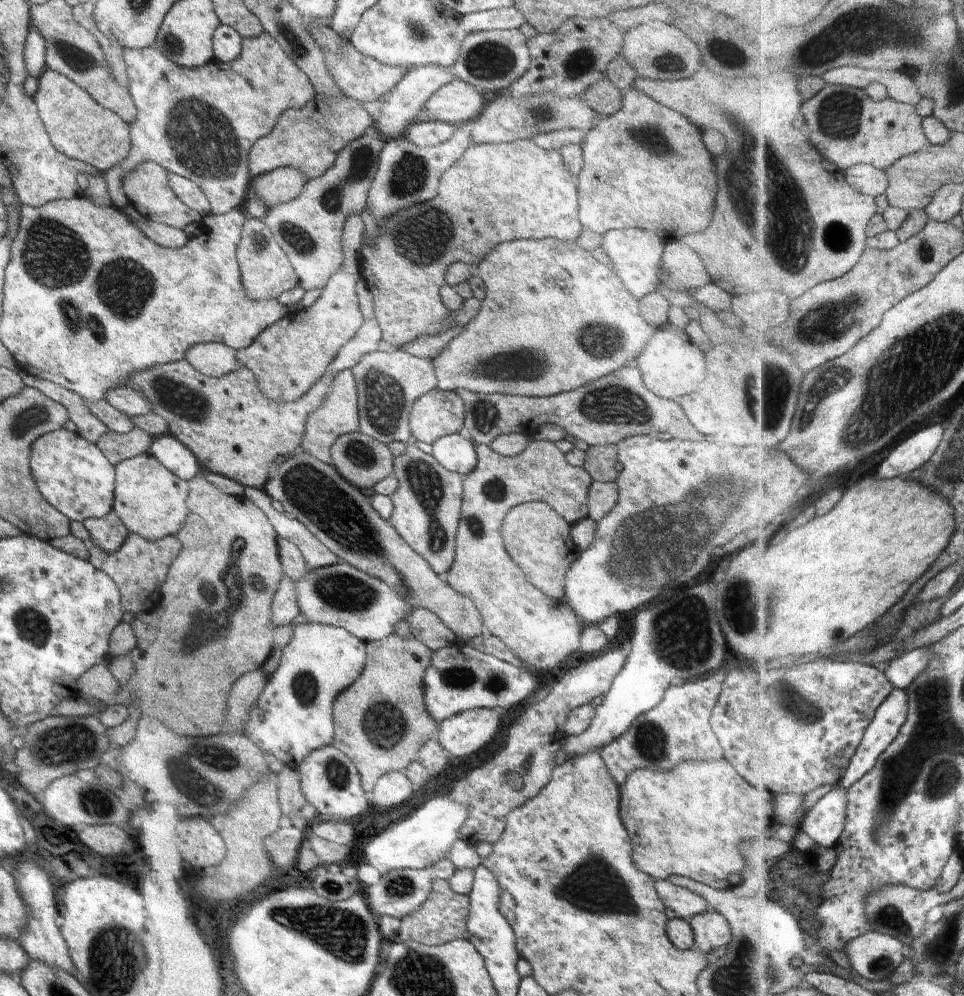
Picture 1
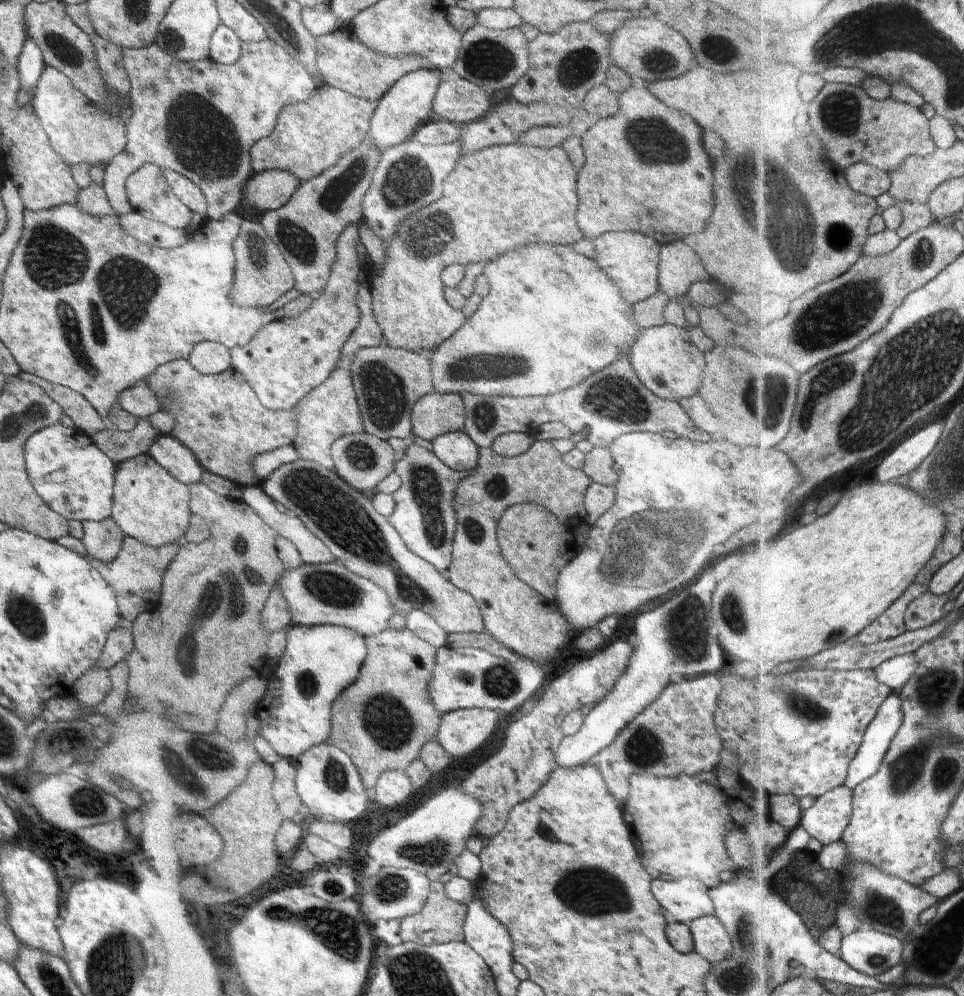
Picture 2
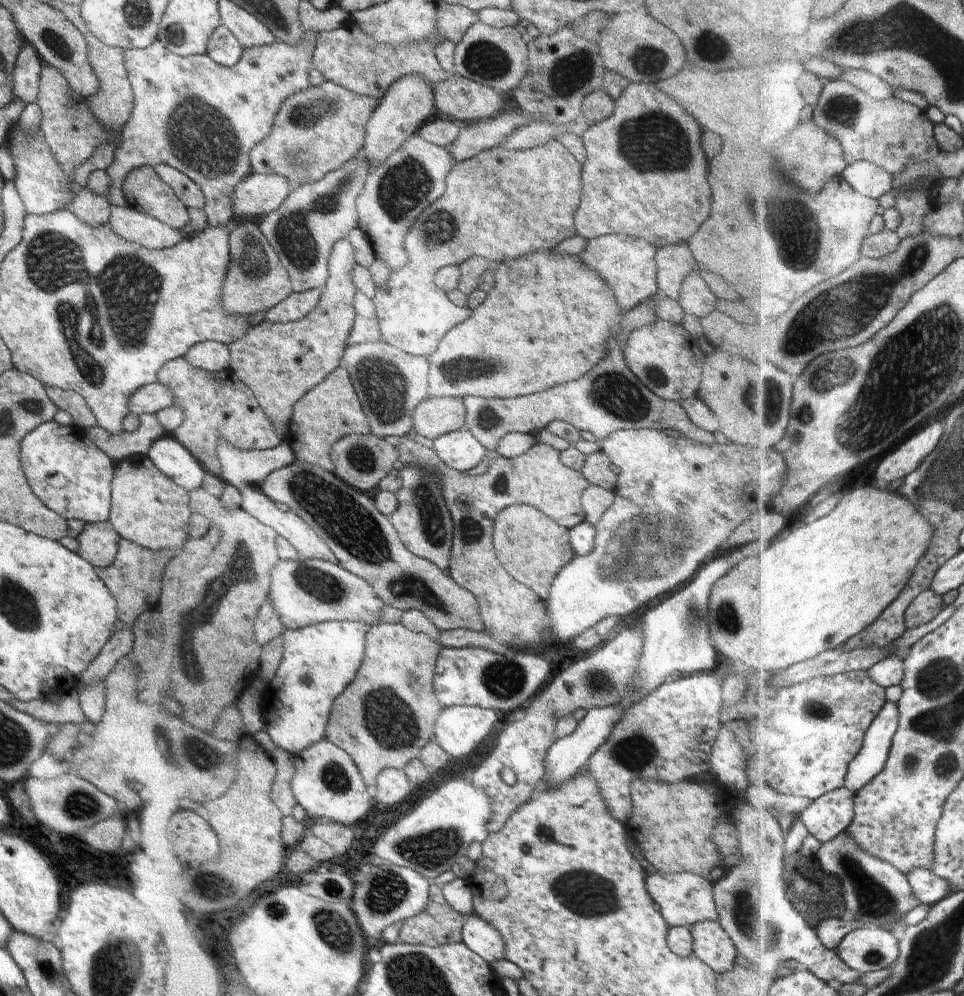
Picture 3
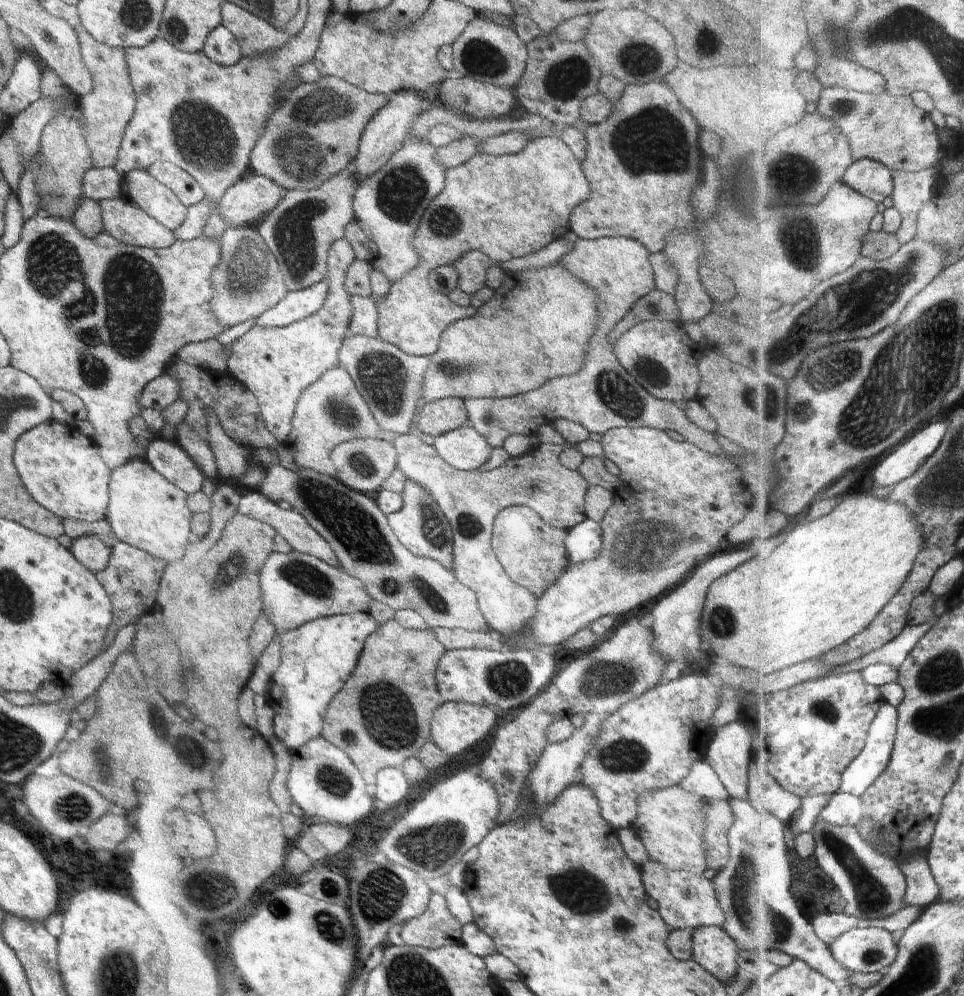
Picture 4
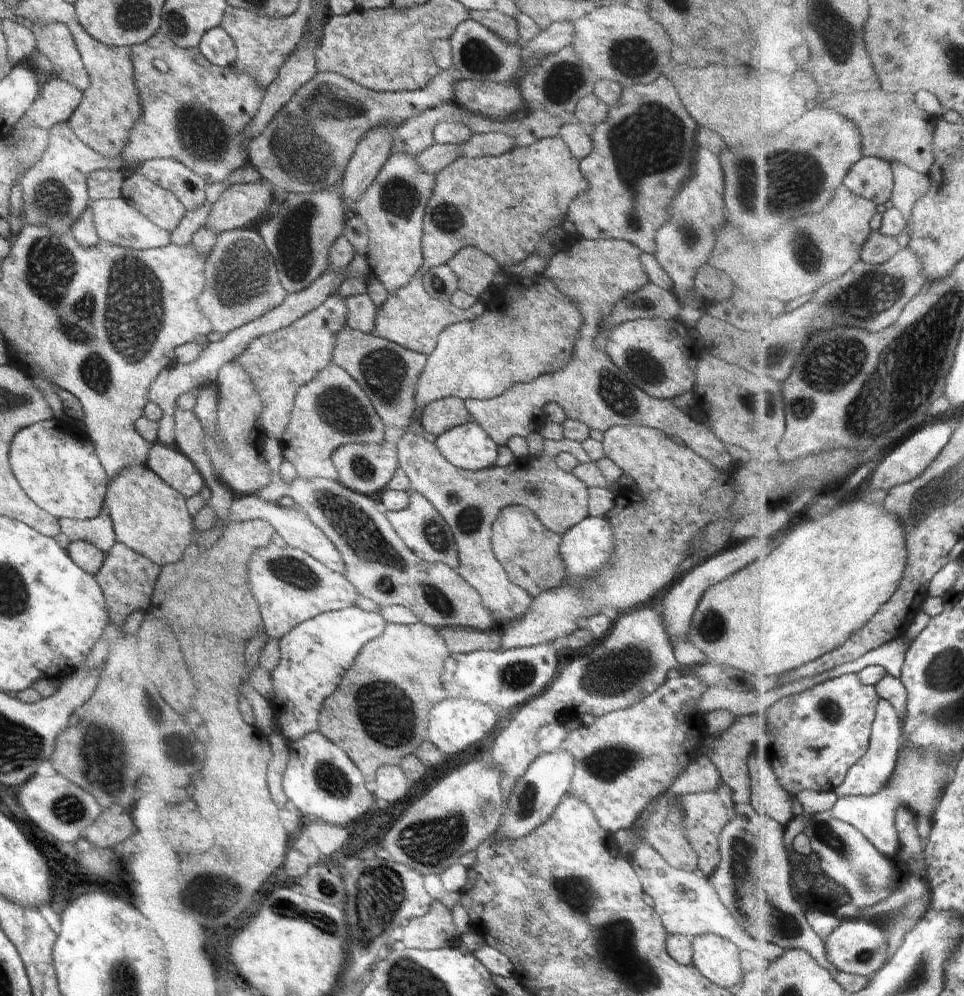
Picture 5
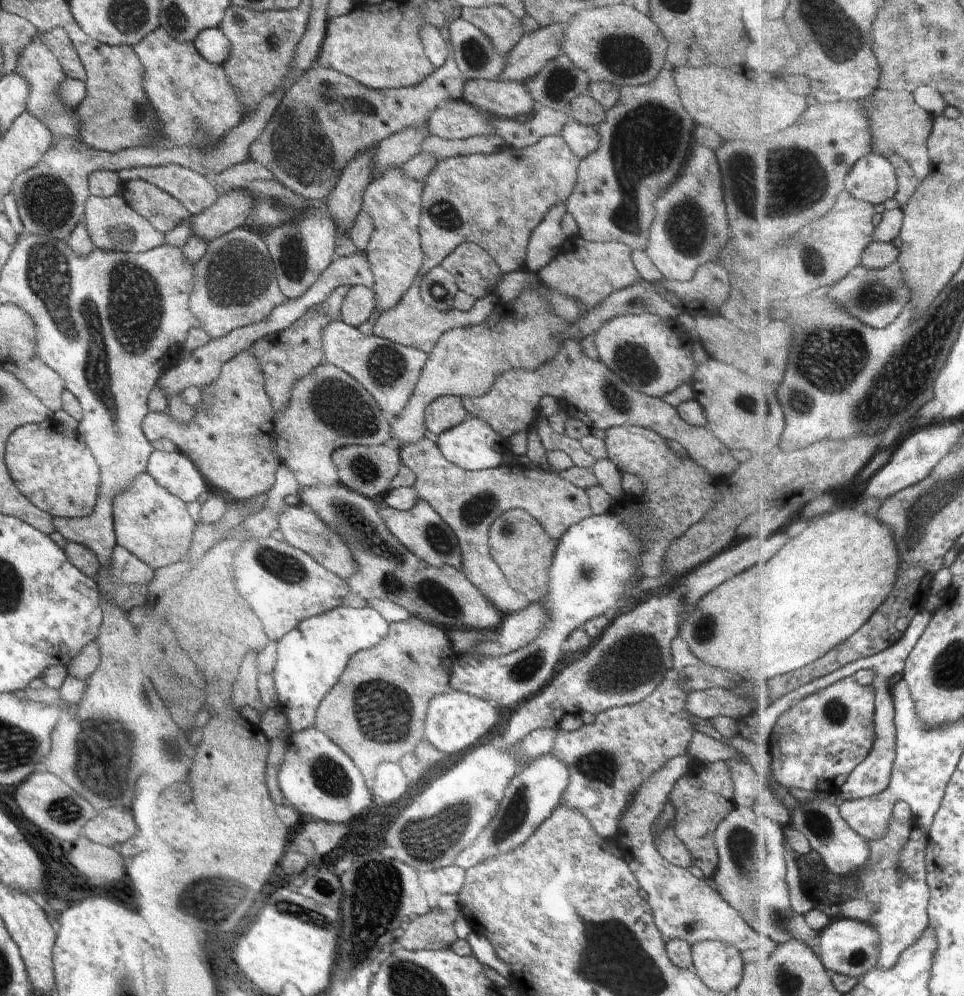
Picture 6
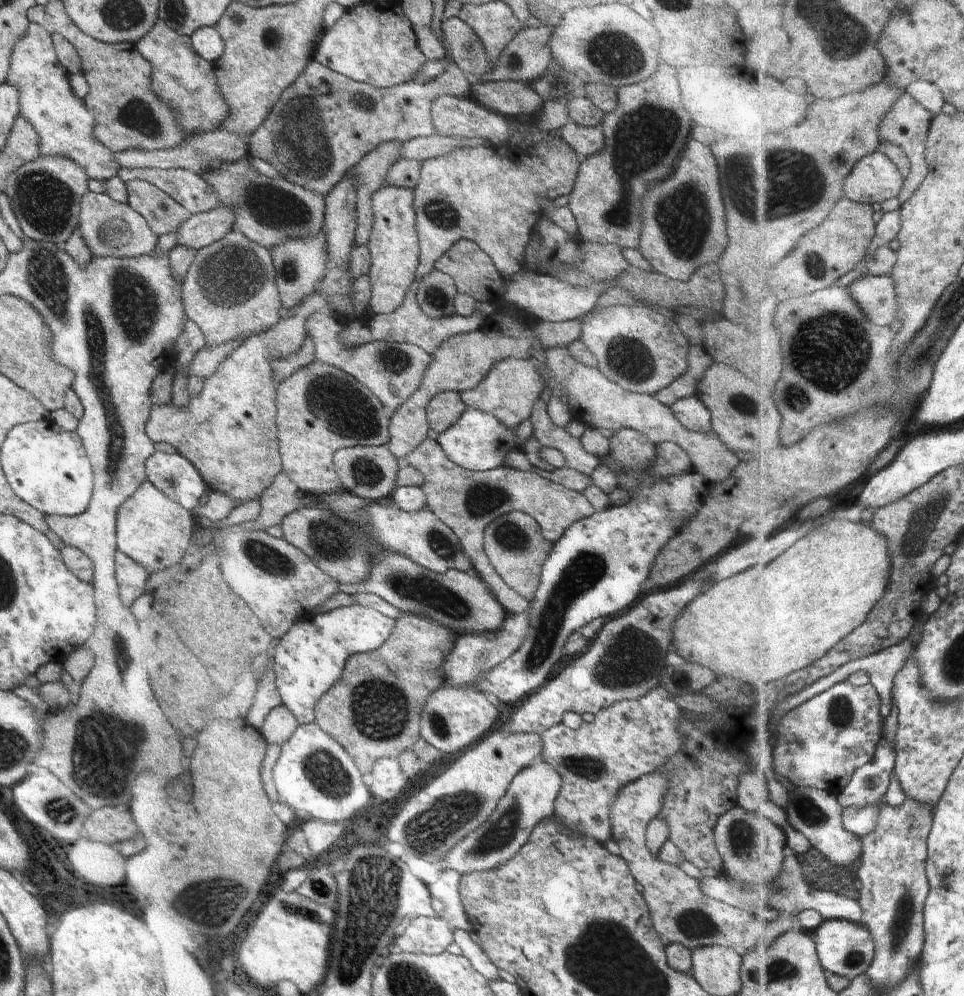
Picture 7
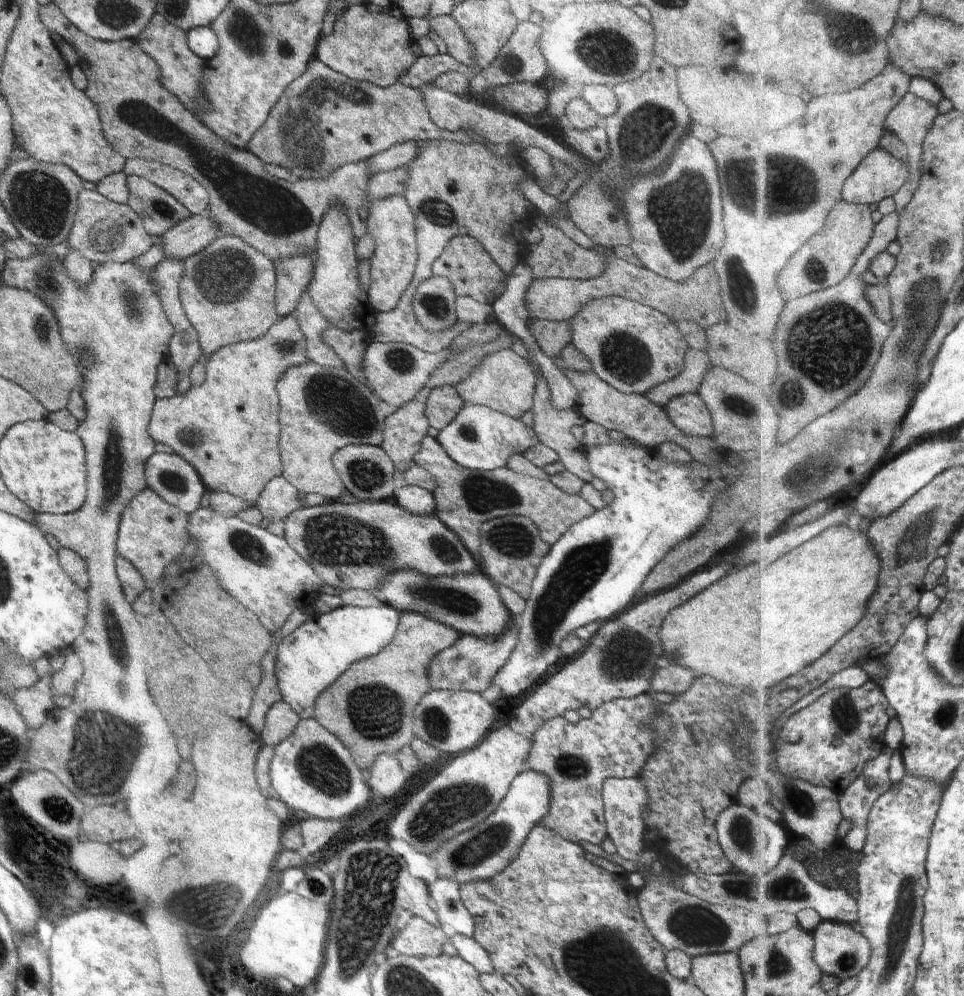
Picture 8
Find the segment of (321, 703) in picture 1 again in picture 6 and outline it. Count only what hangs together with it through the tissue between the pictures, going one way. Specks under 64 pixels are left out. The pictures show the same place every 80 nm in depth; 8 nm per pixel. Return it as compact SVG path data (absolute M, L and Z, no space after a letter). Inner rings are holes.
M348 591L340 606L303 620L277 641L277 663L271 675L278 695L277 709L285 714L292 733L315 726L318 705L340 680L350 656L373 647L388 634L389 622L368 608L362 597ZM350 606L362 606L362 610Z

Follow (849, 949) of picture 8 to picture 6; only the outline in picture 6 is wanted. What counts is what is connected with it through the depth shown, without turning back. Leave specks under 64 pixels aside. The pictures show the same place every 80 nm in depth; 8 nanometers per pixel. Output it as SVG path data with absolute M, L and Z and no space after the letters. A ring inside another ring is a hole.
M846 916L835 918L834 922L827 929L824 929L820 936L821 959L825 961L829 970L863 979L878 968L883 938L874 924Z

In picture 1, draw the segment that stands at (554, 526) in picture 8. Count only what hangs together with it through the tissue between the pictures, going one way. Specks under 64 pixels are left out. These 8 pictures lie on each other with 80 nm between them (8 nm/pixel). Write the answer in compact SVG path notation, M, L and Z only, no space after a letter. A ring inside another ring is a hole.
M528 438L526 448L518 456L505 457L494 452L489 445L472 442L477 454L477 465L463 478L463 498L461 499L461 519L455 538L455 559L444 574L446 582L461 595L473 600L474 606L483 616L488 634L497 636L512 652L522 659L533 671L538 668L556 668L570 654L576 651L598 655L612 646L609 638L598 625L586 625L561 599L549 597L536 588L508 556L501 533L503 518L515 506L530 501L548 503L564 520L571 525L589 516L587 494L593 479L582 467L572 466L563 452L552 441Z

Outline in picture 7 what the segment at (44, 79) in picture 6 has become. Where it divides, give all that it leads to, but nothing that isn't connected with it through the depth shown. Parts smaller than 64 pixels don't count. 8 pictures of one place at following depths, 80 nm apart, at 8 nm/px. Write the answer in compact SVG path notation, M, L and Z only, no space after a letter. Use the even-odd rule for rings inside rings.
M30 23L26 34L15 44L11 56L11 65L7 80L19 90L19 114L23 119L29 120L36 129L40 139L41 156L64 155L69 156L74 162L85 168L88 178L106 181L115 177L119 166L114 160L114 155L103 144L93 137L94 115L86 108L71 89L67 70L59 63L51 36L36 23Z

